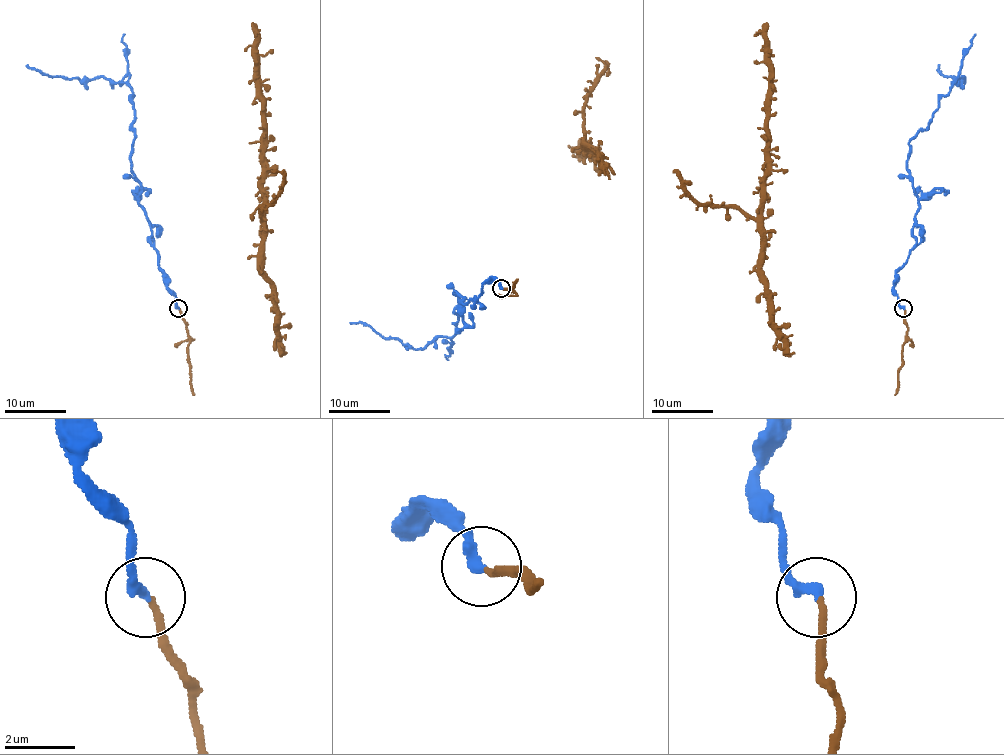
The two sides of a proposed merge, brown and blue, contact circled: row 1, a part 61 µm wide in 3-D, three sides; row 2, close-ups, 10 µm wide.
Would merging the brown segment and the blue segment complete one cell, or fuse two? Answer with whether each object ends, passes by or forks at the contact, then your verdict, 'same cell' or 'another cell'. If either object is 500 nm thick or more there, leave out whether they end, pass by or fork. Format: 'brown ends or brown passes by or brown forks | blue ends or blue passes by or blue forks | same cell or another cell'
brown ends | blue ends | same cell

